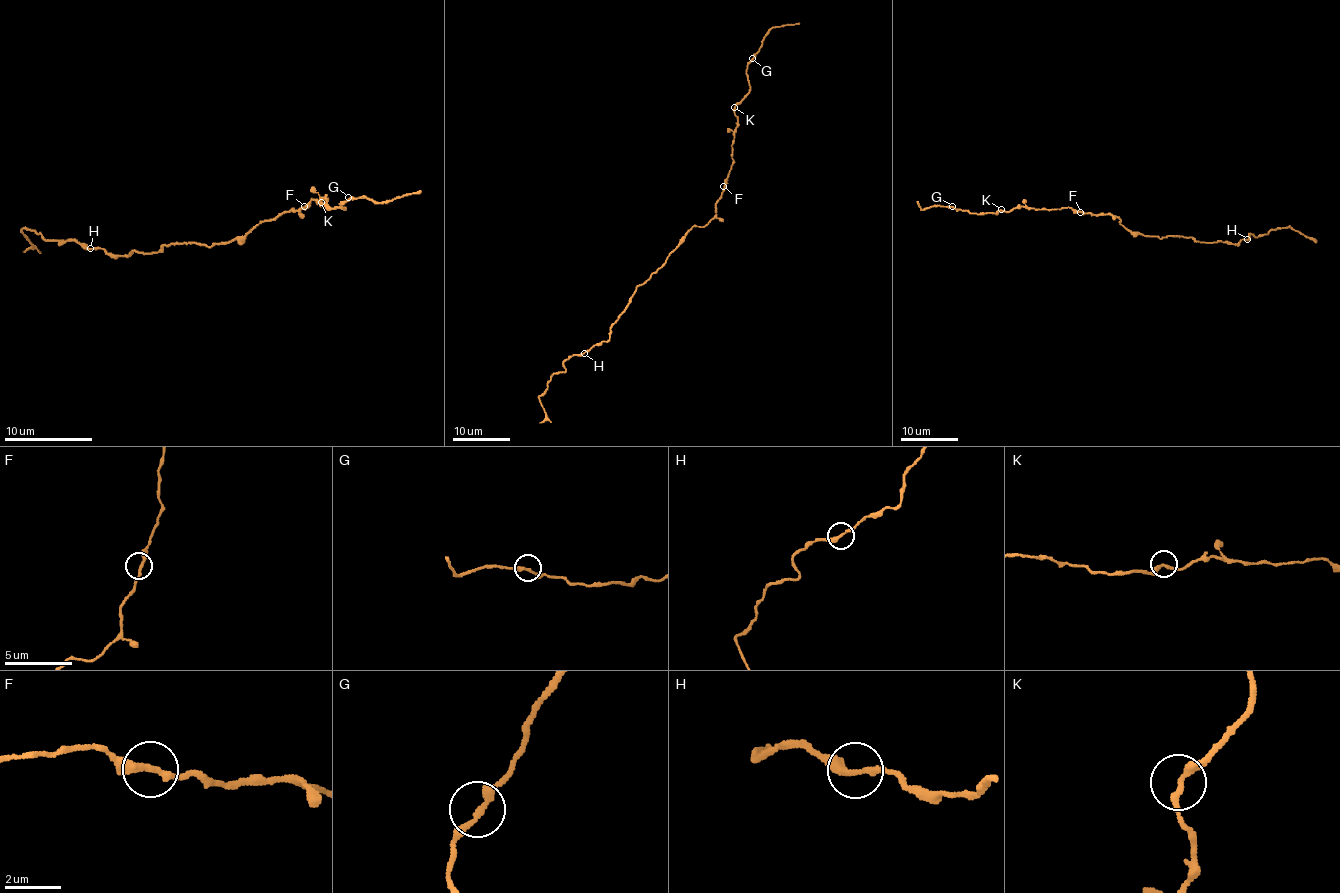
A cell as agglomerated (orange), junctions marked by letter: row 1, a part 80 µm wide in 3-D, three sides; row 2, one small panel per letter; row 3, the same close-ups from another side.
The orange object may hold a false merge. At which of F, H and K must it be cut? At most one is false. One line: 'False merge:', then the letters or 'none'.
False merge: none

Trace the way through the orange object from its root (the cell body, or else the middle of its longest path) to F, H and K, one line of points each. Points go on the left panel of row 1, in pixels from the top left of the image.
F: (251, 230), (262, 221), (271, 221), (287, 210), (298, 210), (304, 206)
H: (251, 230), (245, 237), (209, 246), (165, 243), (157, 252), (110, 254), (101, 248), (90, 248)
K: (251, 230), (287, 210), (302, 208), (311, 199), (320, 202), (322, 197), (326, 202), (322, 206), (322, 202)

